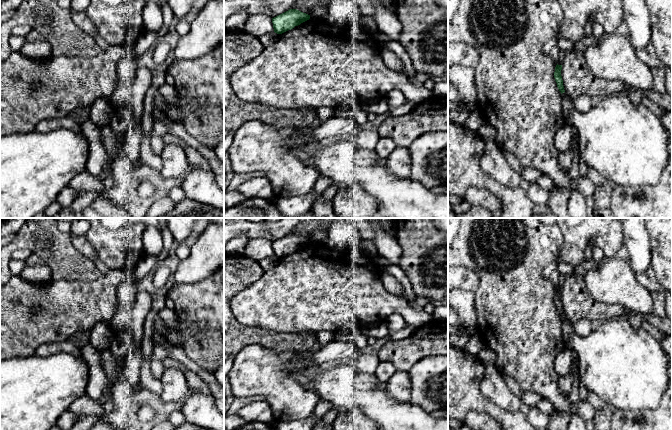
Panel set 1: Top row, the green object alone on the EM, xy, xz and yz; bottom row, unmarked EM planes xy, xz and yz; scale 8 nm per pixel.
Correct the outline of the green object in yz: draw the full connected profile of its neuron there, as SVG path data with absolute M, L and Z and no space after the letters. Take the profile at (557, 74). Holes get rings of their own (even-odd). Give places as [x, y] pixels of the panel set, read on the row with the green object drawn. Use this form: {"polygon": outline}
{"polygon": "M557 64L554 78L562 94L565 122L577 133L578 161L599 172L611 185L641 187L657 184L670 159L670 136L661 119L646 105L633 104L624 92L600 98L596 106L582 113L565 93L561 70L562 65Z"}

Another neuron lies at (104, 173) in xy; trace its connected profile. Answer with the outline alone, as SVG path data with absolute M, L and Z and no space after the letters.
M107 152L107 153L109 155L109 162L105 166L105 168L101 171L101 173L99 174L99 176L101 178L105 178L108 176L108 174L111 171L111 162L115 159L115 154L113 152Z

